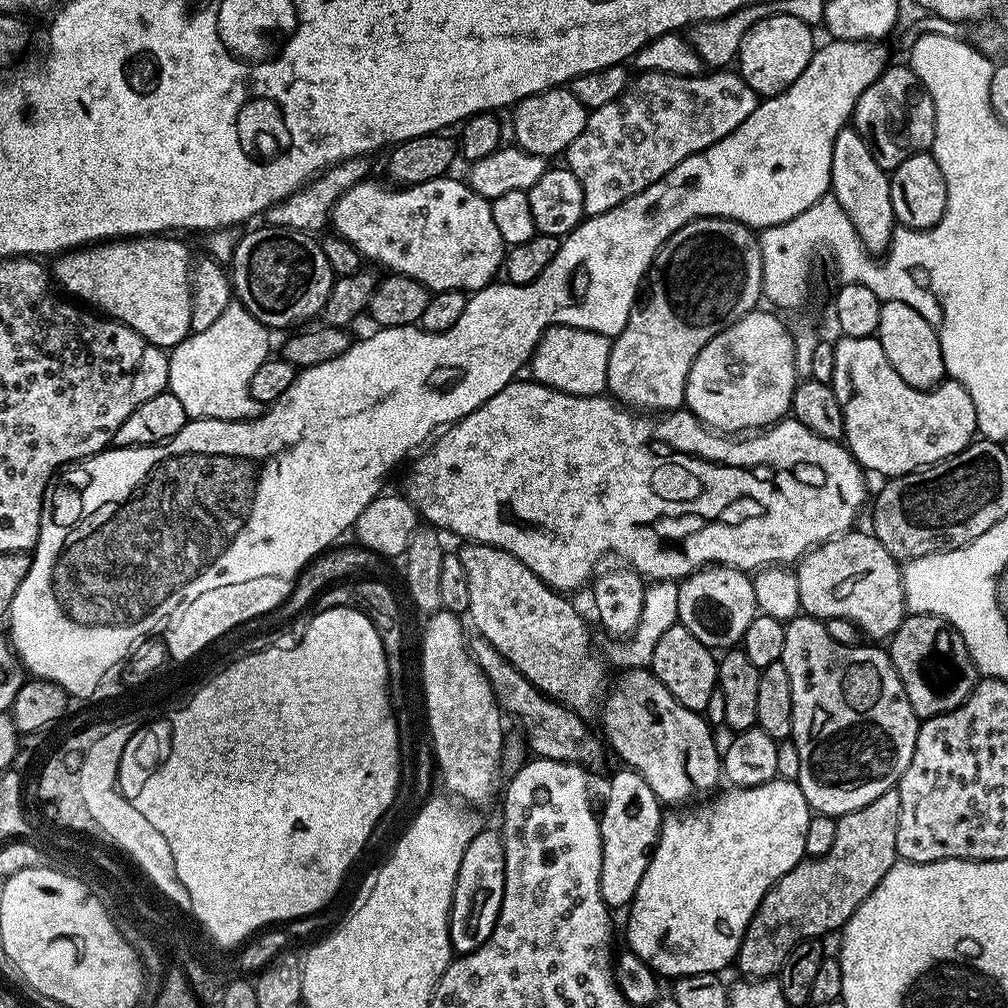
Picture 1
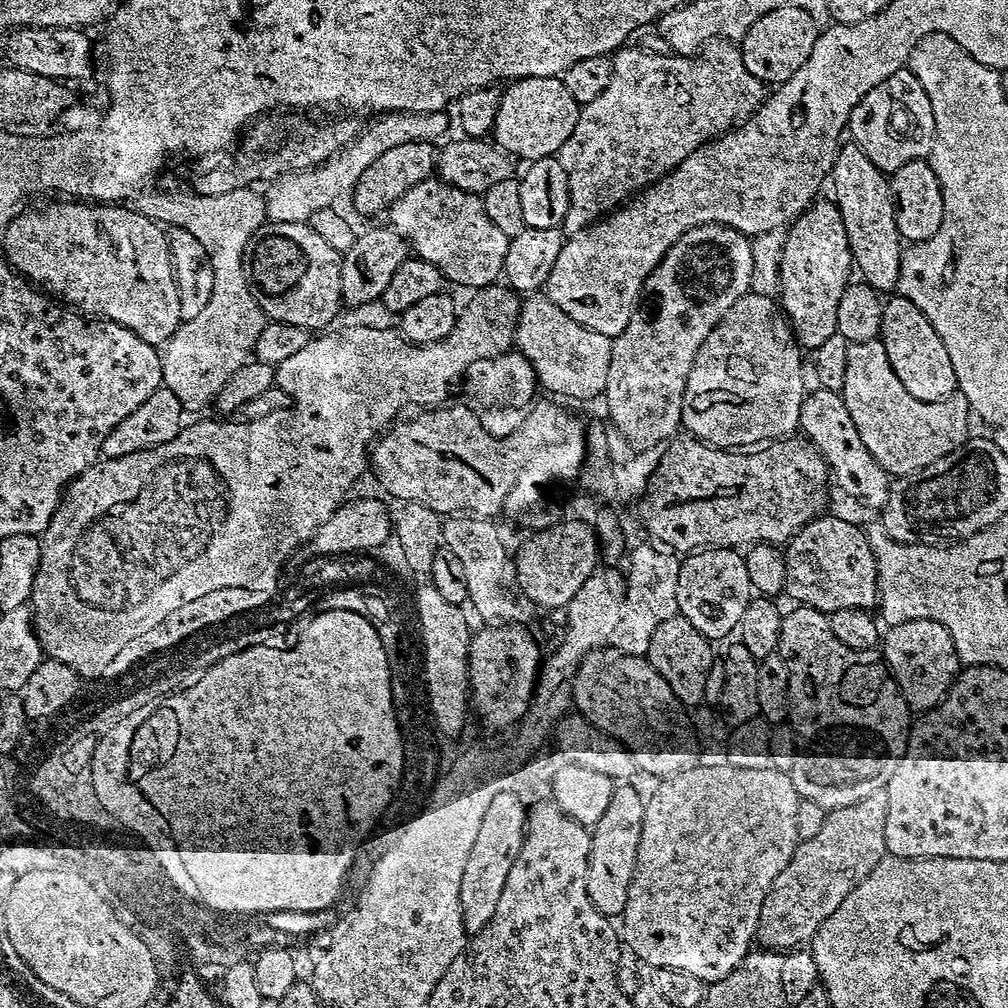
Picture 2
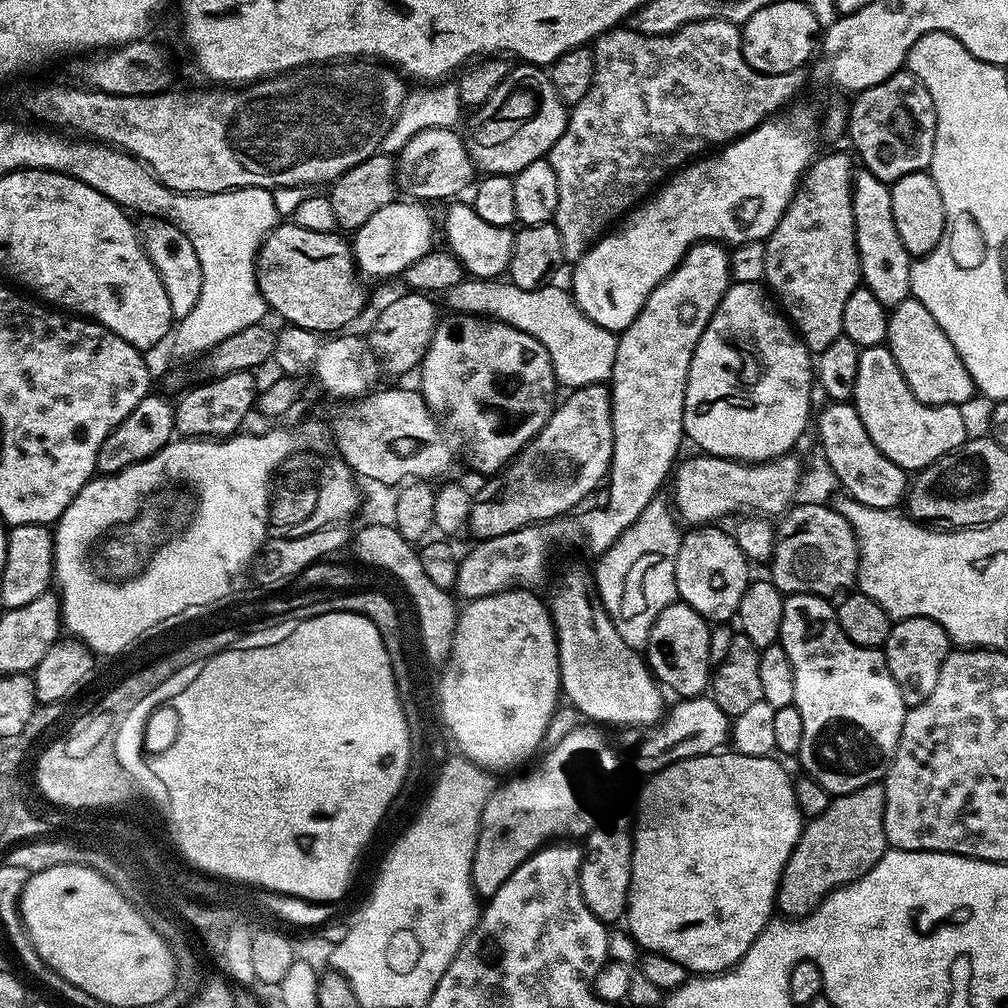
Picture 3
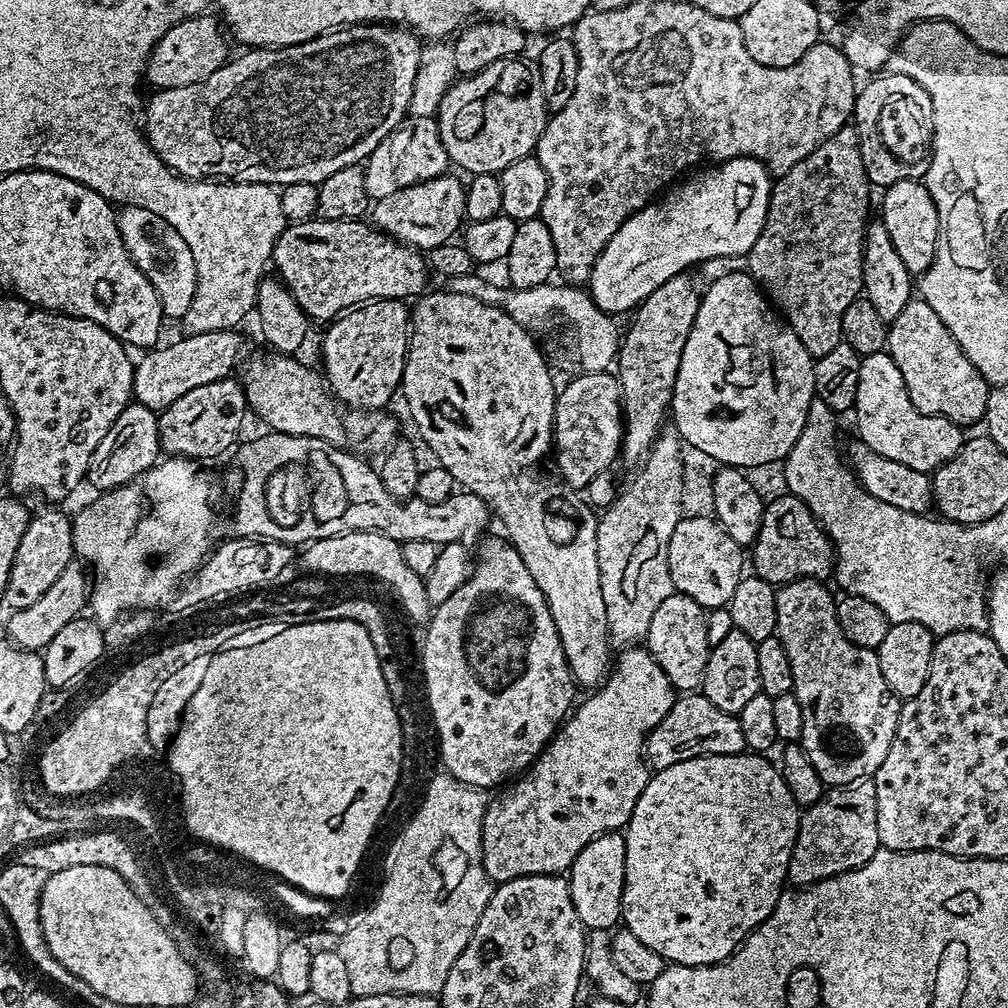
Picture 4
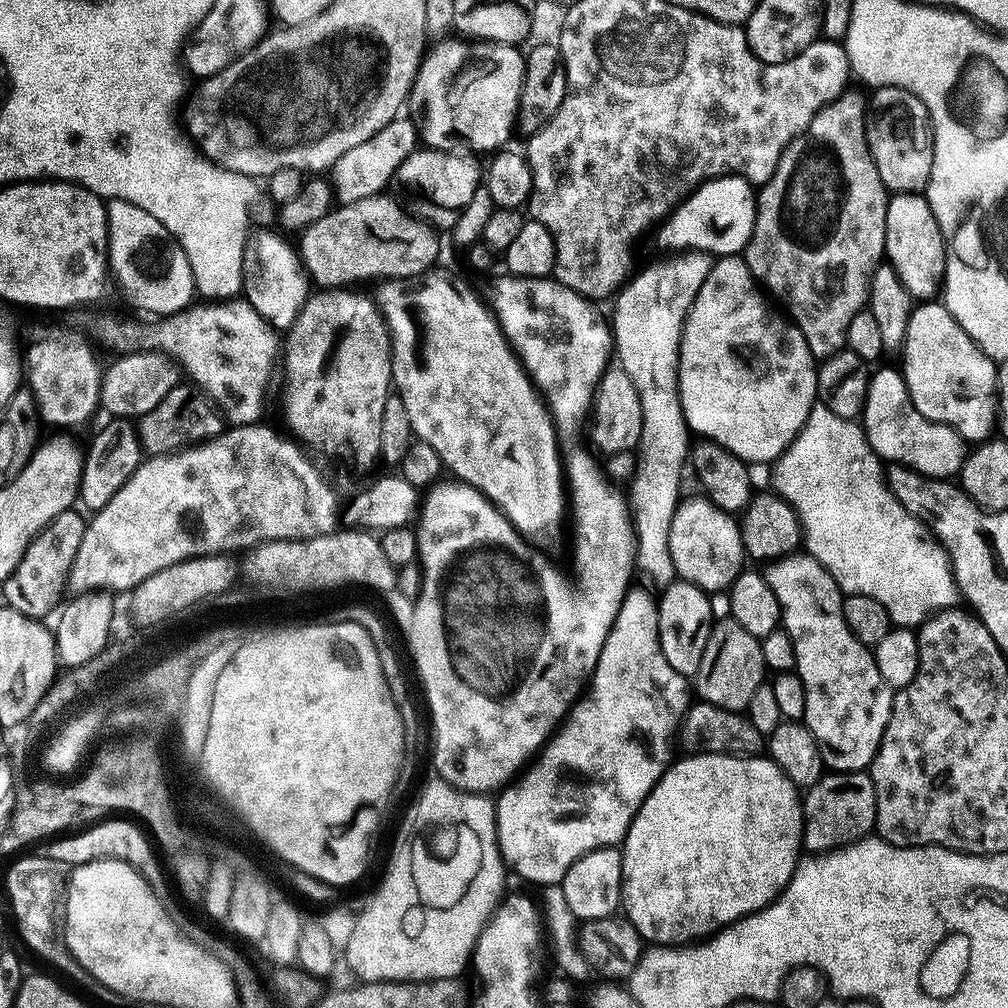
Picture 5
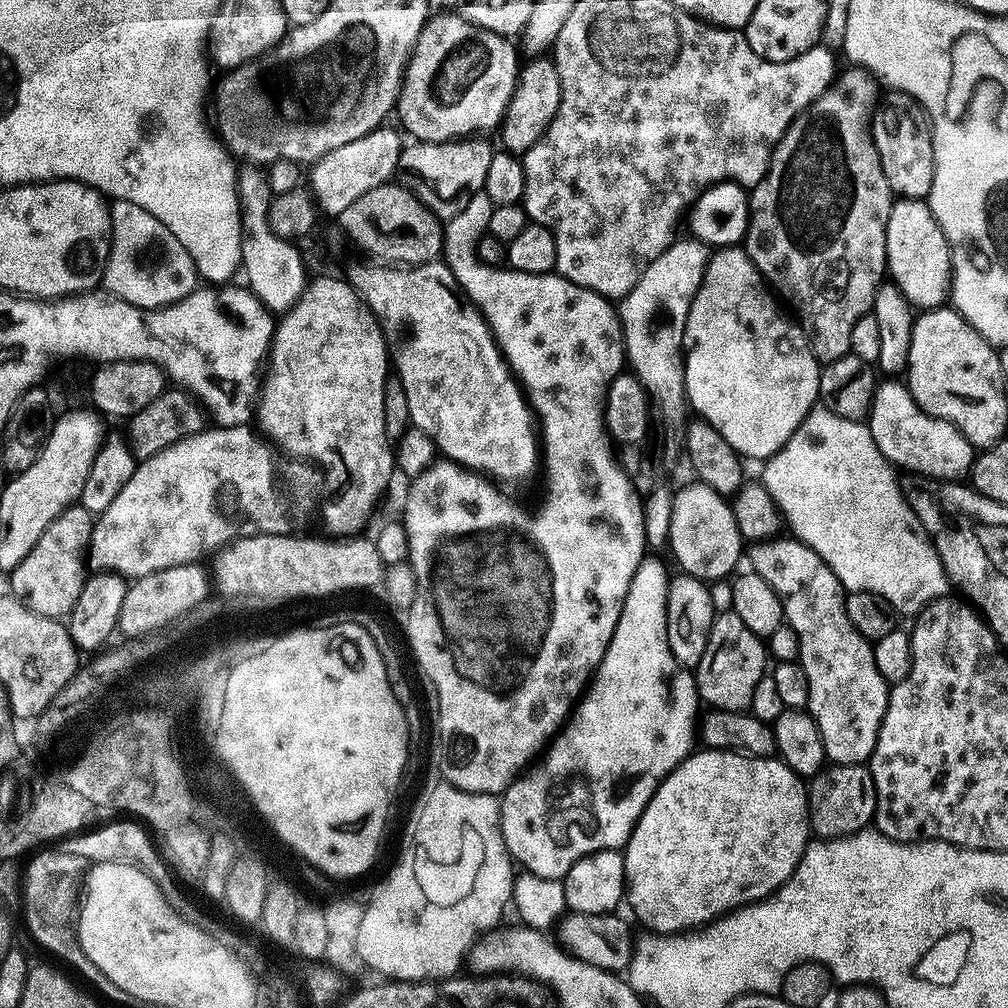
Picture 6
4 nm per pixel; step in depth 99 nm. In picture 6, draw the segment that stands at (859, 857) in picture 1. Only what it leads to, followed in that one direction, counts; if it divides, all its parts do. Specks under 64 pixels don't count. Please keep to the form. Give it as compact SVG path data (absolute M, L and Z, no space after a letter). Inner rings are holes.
M829 763L811 777L808 789L808 823L820 838L863 832L876 815L876 791L872 771L864 764Z

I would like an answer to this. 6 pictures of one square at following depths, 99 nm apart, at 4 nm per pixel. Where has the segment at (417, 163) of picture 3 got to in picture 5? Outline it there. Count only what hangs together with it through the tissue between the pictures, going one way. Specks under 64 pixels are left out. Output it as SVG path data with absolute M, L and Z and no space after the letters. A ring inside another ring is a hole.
M397 118L390 121L385 128L378 130L378 134L374 134L374 138L370 138L362 146L356 146L354 150L348 150L336 164L332 165L330 176L333 177L331 176L331 179L334 181L339 195L340 192L344 195L345 201L381 195L387 189L384 187L390 182L393 183L396 172L406 162L406 158L412 152L417 151L417 125L404 119Z

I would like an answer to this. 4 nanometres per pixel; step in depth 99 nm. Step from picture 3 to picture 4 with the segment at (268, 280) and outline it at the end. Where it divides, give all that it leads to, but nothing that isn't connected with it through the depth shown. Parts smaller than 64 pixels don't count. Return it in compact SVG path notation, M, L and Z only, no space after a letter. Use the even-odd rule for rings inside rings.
M311 218L301 220L300 223L289 223L287 227L285 227L283 234L276 240L276 244L272 247L270 260L273 265L276 263L276 268L280 271L278 276L284 287L288 289L290 295L298 302L298 306L301 310L313 321L324 320L323 322L331 322L335 320L337 316L374 300L398 300L404 302L407 301L407 296L412 296L411 298L419 297L421 293L425 291L424 283L428 280L428 272L430 276L430 264L423 251L413 248L410 244L404 244L400 240L396 240L388 235L387 232L373 226L371 223L365 222L363 219L322 220L319 218Z

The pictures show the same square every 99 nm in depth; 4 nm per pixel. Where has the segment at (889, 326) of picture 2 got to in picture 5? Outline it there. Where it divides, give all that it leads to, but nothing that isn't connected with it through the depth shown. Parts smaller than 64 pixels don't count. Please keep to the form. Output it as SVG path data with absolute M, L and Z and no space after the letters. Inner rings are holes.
M920 302L910 314L902 345L902 375L914 406L927 420L950 426L965 442L983 442L998 424L997 361L987 356L940 302Z

